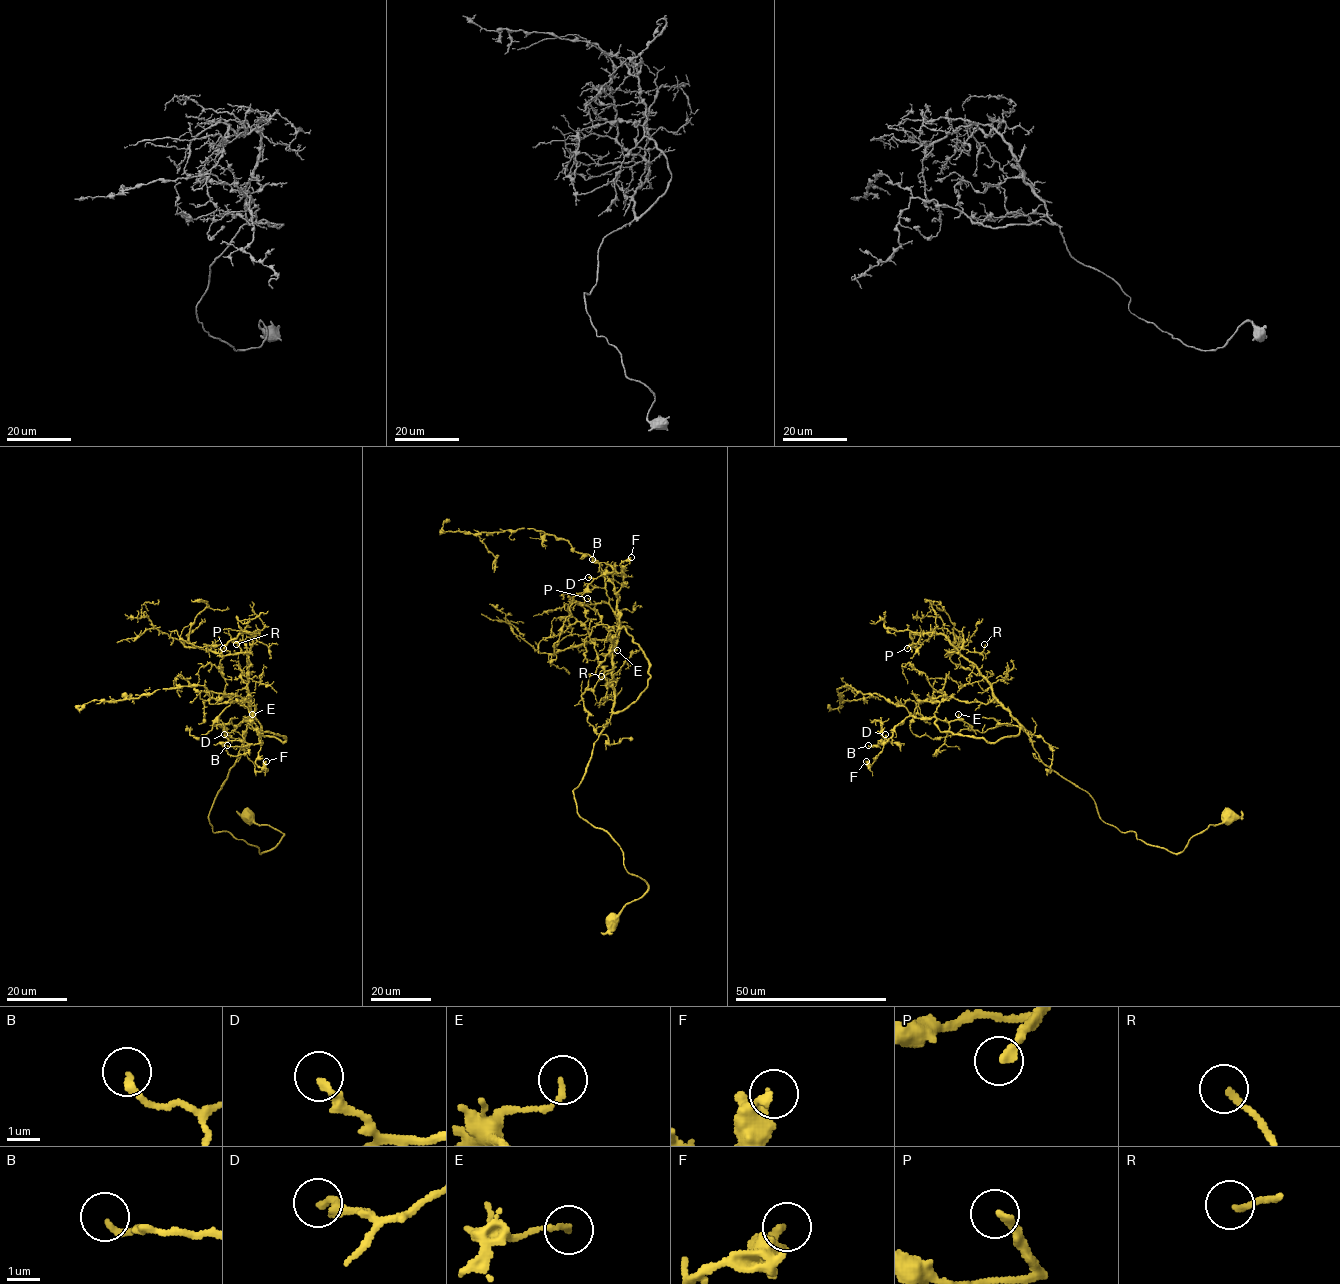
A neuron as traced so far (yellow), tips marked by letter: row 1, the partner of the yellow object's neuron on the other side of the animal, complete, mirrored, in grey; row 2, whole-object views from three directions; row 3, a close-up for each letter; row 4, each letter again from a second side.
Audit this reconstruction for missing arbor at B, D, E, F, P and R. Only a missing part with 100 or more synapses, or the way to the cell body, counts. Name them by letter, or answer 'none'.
P

